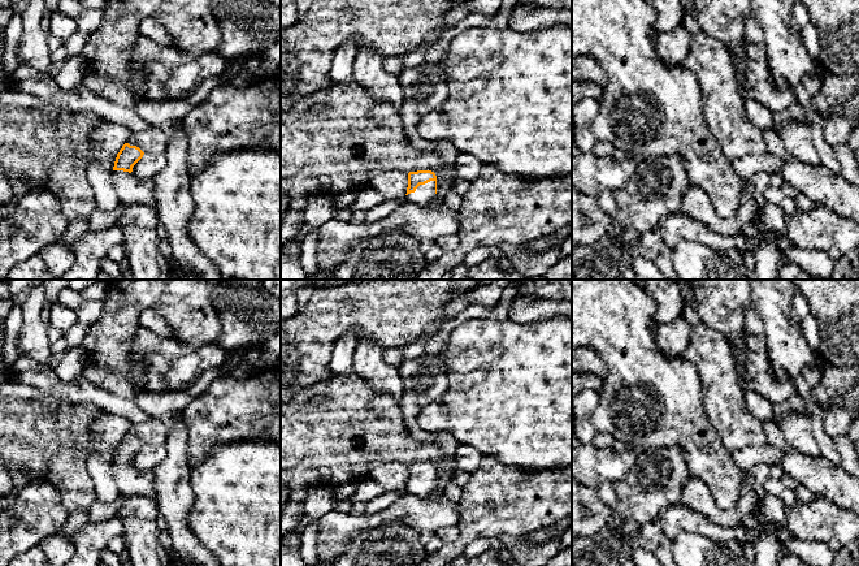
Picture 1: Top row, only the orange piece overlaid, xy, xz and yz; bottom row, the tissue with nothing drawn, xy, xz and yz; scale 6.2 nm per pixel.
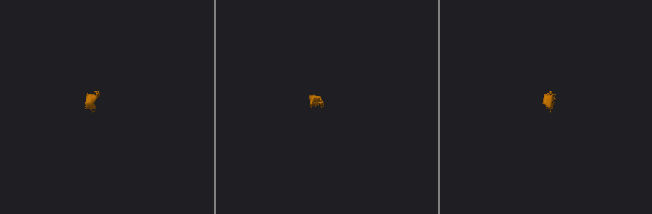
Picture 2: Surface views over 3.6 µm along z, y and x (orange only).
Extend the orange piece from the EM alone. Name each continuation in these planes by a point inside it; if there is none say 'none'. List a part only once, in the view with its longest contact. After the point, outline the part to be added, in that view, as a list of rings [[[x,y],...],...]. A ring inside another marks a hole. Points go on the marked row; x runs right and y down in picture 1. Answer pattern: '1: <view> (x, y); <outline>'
1: xy (130, 190); [[[113,170],[110,181],[122,204],[157,209],[152,180],[139,180],[129,172]]]
2: xz (423, 197); [[[430,181],[425,185],[420,185],[415,193],[407,196],[408,203],[416,204],[418,207],[428,207],[433,202],[435,195],[435,181]]]

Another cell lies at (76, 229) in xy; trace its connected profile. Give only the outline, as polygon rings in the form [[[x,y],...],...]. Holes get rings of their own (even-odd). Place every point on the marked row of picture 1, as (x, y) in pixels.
[[[88,219],[69,222],[66,232],[60,239],[60,245],[73,247],[74,243],[88,232]]]

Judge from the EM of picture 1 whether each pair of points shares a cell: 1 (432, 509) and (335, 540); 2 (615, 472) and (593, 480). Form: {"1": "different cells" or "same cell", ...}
{"1": "same cell", "2": "same cell"}

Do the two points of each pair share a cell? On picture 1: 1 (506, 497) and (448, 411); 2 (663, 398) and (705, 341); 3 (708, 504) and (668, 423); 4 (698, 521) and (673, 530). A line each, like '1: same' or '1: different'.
1: different
2: different
3: different
4: same

